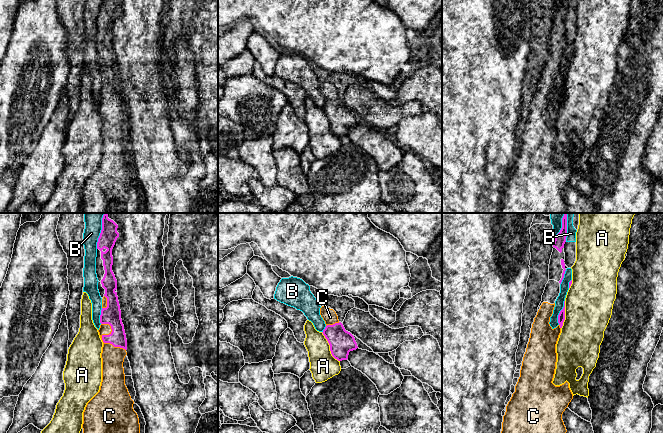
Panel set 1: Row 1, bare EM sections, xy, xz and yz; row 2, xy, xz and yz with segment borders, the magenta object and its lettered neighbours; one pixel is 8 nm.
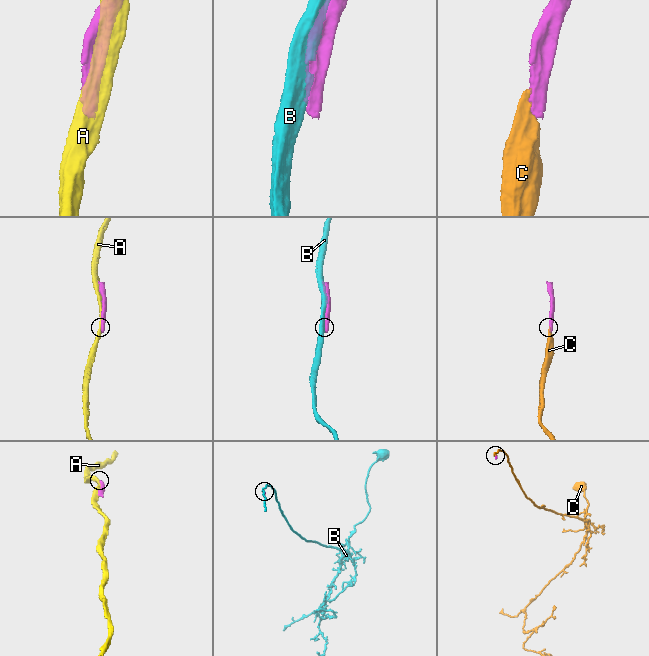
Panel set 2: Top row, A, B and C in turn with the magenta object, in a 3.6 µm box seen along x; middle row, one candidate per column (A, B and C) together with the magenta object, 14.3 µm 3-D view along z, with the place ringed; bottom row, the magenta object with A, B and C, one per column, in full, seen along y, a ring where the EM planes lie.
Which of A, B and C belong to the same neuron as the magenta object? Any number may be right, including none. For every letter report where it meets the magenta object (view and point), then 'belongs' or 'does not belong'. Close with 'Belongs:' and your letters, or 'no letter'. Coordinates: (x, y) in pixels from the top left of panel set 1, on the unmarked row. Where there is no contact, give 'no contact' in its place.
A: xz (330, 123) | does not belong
B: xy (99, 12) | does not belong
C: xy (102, 114) | belongs
Belongs: C

